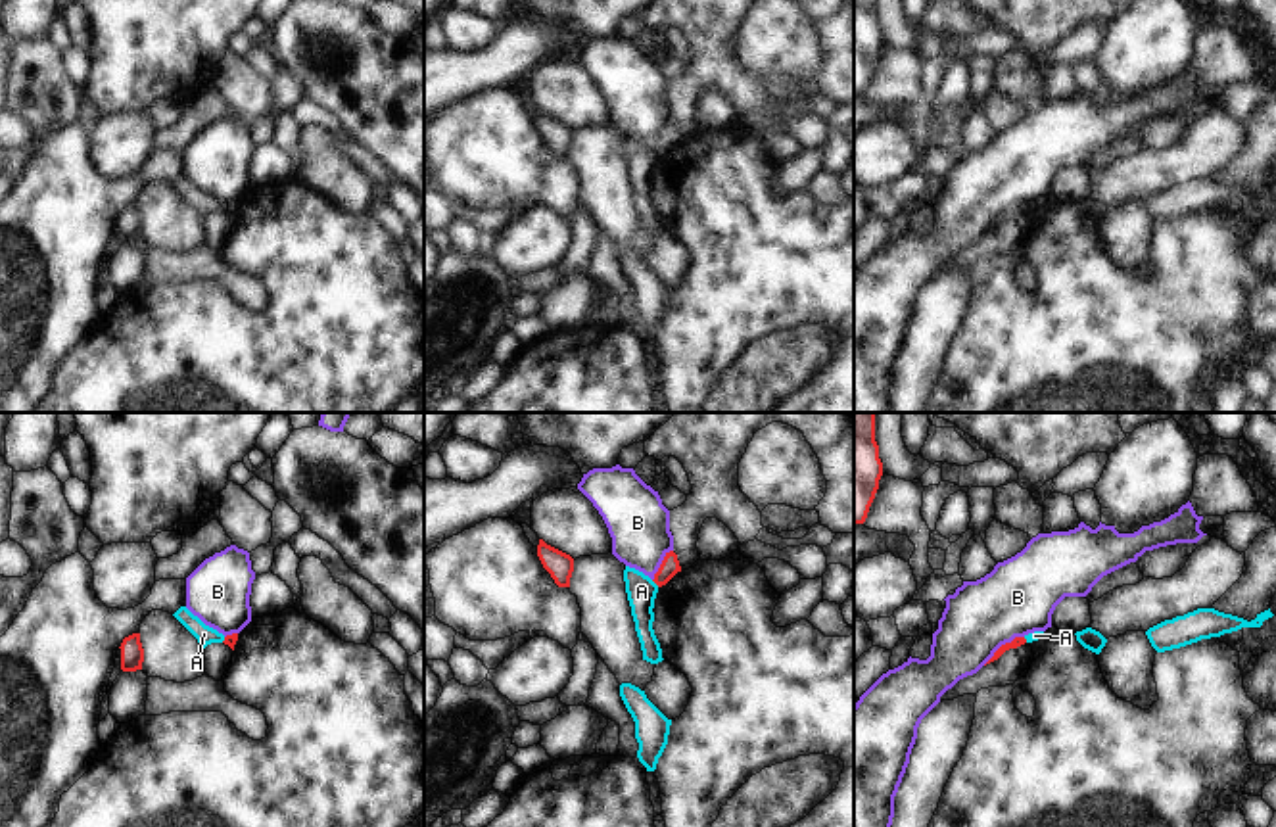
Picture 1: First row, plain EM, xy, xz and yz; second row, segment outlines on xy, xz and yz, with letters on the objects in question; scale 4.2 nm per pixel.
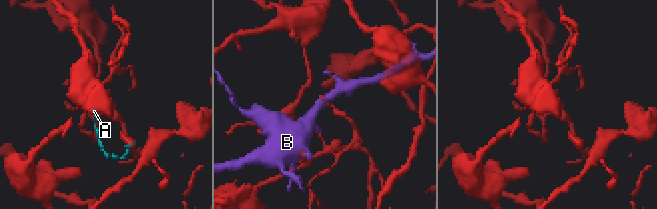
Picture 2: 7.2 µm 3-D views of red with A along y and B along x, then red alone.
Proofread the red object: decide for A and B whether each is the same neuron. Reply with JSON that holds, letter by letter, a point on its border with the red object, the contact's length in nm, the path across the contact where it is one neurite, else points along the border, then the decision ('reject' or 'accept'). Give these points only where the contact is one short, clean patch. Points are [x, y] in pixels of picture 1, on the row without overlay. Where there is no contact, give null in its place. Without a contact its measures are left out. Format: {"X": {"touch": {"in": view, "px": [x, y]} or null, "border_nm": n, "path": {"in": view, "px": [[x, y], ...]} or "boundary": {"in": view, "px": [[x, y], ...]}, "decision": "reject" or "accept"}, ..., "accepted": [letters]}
{"A": {"touch": {"in": "xz", "px": [655, 152]}, "border_nm": 50, "boundary": {"in": "xz", "px": [[651, 150], [659, 156]]}, "decision": "reject"}, "B": {"touch": {"in": "yz", "px": [1002, 215]}, "border_nm": 220, "decision": "reject"}, "accepted": []}

